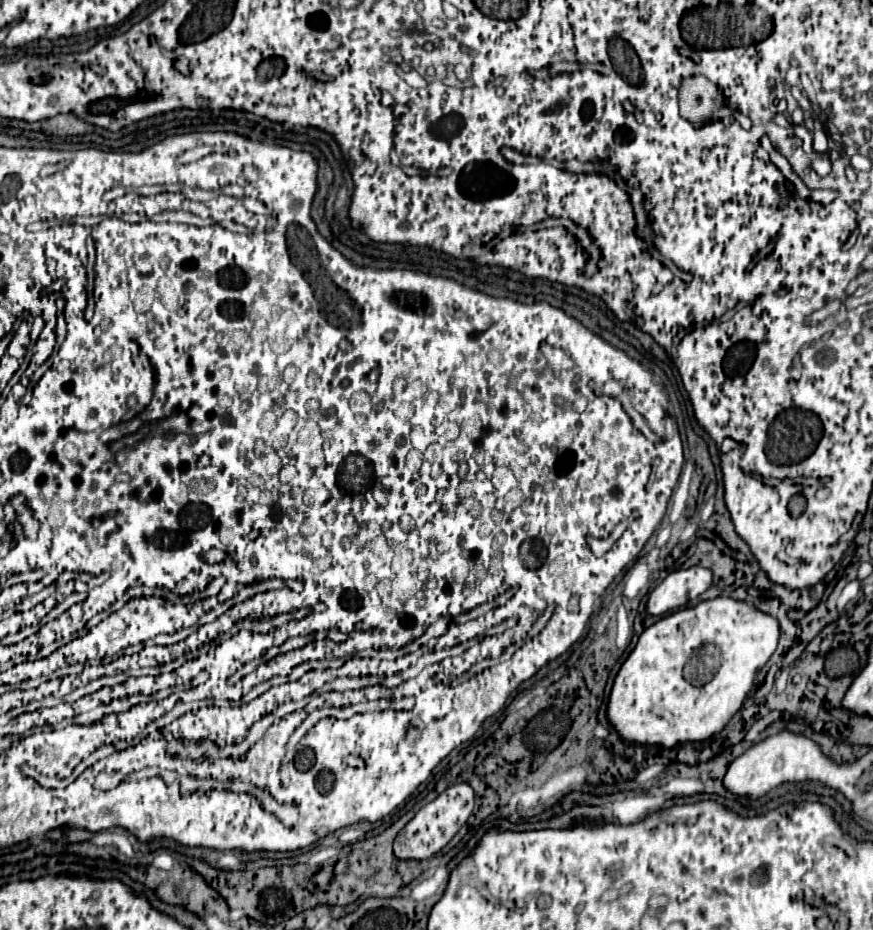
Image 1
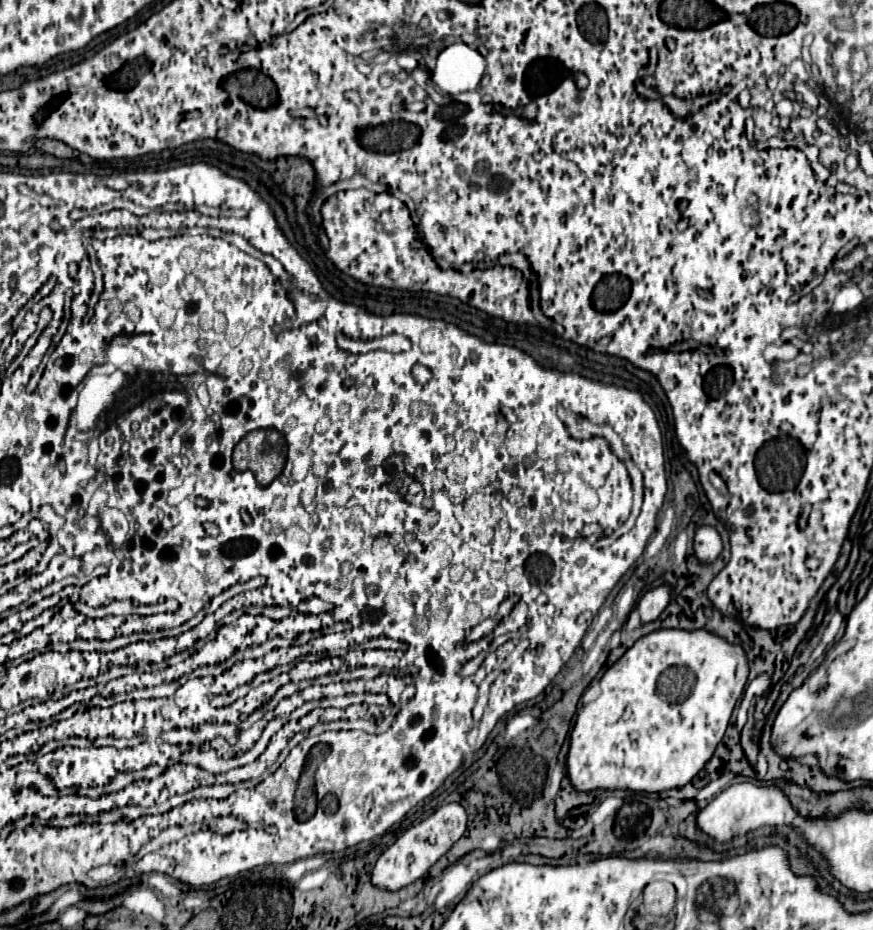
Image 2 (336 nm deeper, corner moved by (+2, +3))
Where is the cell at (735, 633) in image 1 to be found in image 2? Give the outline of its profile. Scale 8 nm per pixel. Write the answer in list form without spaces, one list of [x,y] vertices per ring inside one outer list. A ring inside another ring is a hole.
[[[657,630],[651,632],[643,638],[639,638],[601,678],[601,694],[595,702],[589,702],[581,708],[577,714],[575,726],[571,730],[571,740],[569,740],[569,752],[567,752],[567,776],[577,792],[591,792],[591,790],[631,790],[631,792],[665,792],[671,788],[681,788],[687,782],[697,776],[699,770],[707,764],[707,760],[713,756],[717,744],[721,742],[731,712],[737,704],[737,700],[743,694],[743,688],[747,684],[749,676],[749,662],[741,646],[733,646],[727,640],[705,632],[705,630],[695,630],[695,632],[685,632],[685,630]]]

